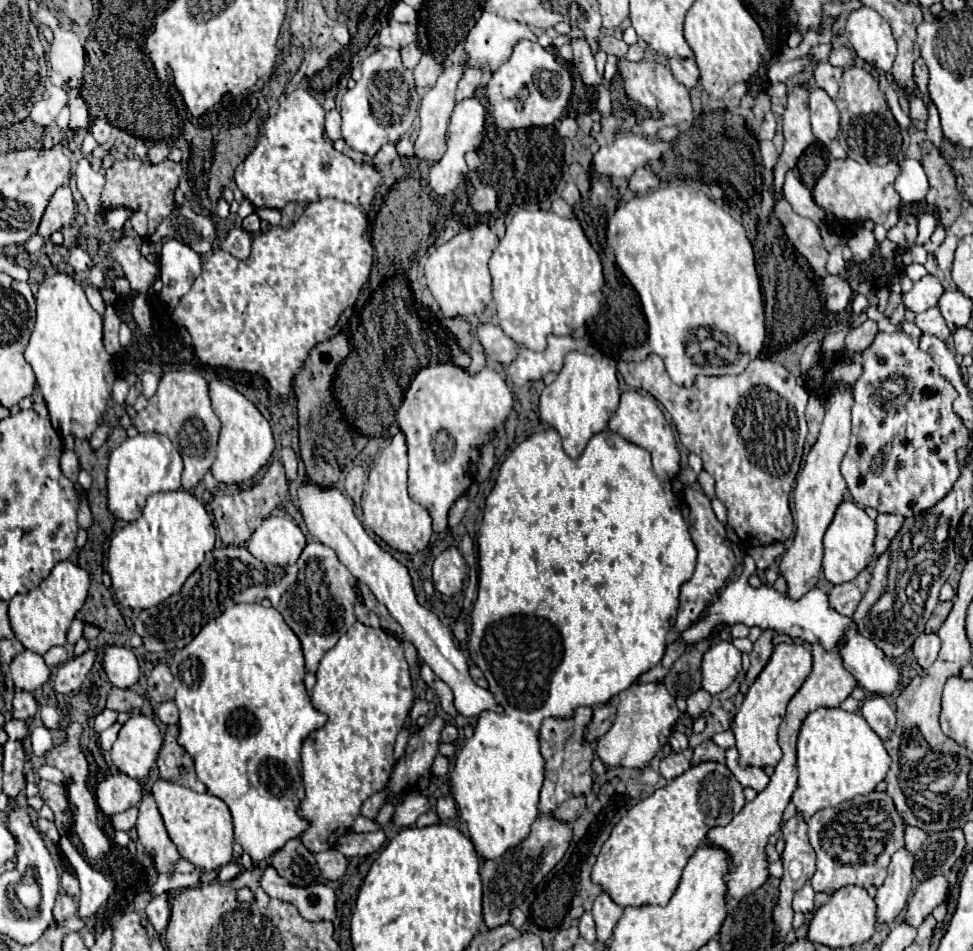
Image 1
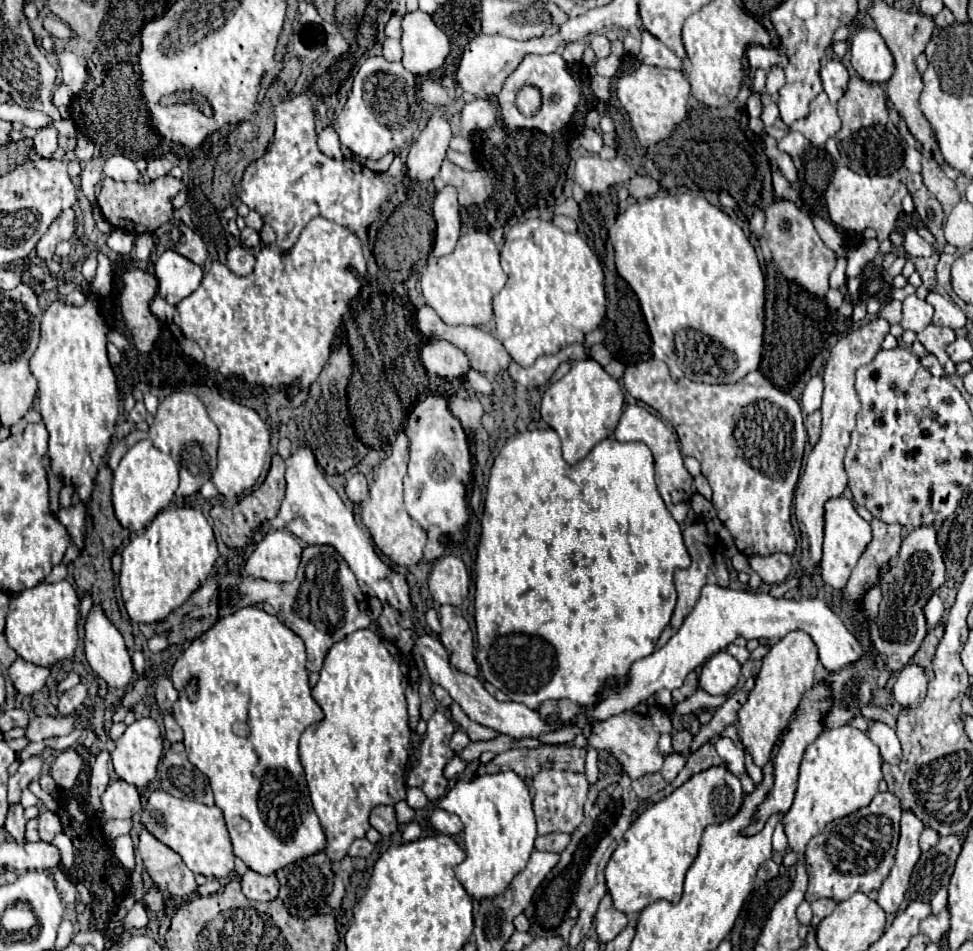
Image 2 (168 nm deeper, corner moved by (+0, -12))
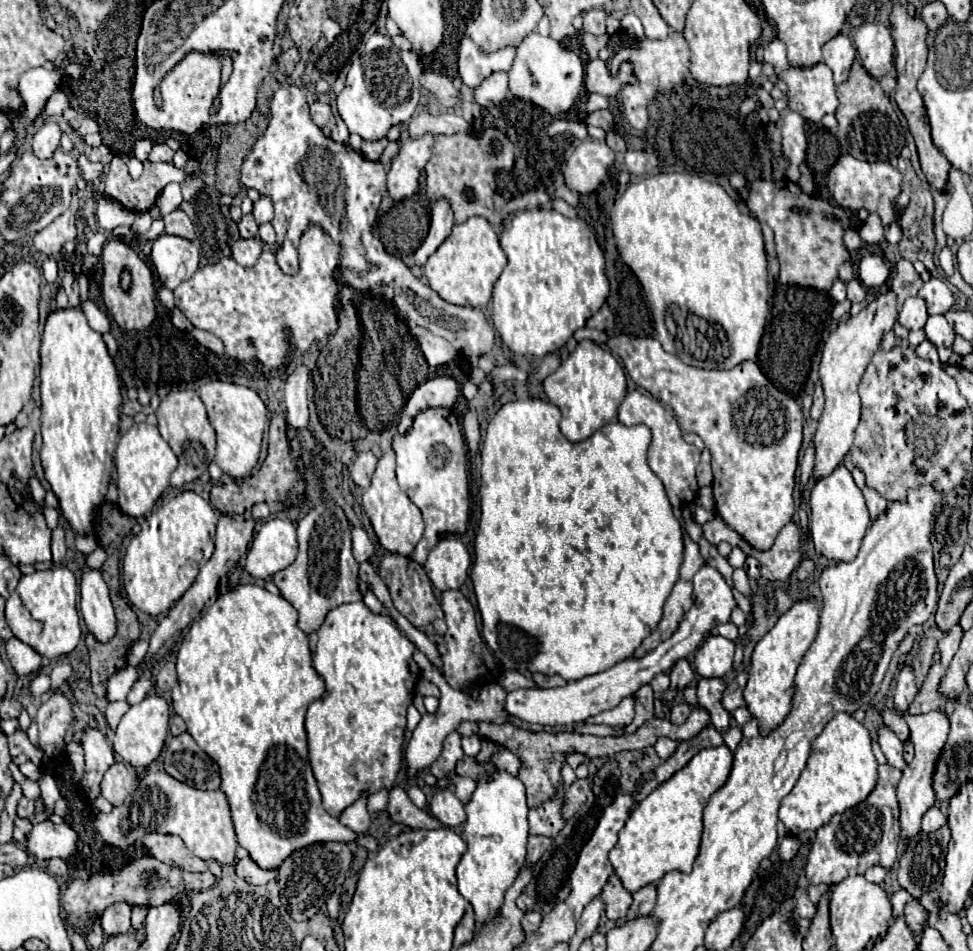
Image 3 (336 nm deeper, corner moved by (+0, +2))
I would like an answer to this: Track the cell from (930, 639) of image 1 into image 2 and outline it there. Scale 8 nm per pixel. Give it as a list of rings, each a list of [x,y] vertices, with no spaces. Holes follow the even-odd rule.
[[[906,665],[896,683],[894,683],[894,699],[904,707],[916,707],[926,697],[926,673],[918,665]]]

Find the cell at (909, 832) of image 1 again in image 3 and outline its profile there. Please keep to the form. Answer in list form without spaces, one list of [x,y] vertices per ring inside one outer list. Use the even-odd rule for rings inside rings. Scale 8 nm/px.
[[[930,807],[926,811],[926,815],[922,817],[922,831],[924,833],[932,833],[936,829],[940,829],[946,823],[946,815],[940,811],[940,807]]]

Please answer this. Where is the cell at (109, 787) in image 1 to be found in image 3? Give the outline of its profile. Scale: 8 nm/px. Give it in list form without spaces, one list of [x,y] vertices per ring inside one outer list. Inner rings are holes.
[[[114,763],[102,779],[102,797],[110,801],[114,807],[122,805],[124,799],[134,793],[138,785],[136,771],[124,763]]]

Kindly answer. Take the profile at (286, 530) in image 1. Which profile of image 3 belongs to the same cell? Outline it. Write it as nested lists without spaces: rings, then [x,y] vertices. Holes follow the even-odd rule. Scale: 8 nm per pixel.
[[[268,519],[254,535],[248,549],[246,571],[252,577],[266,579],[294,563],[298,555],[296,527],[288,519]]]

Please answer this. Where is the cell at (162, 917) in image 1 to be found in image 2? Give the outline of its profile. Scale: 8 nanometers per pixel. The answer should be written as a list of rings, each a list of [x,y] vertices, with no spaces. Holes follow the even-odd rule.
[[[146,829],[140,833],[138,853],[154,885],[170,893],[170,897],[186,897],[196,891],[198,885],[194,881],[194,873],[186,867],[182,857],[152,837]]]

